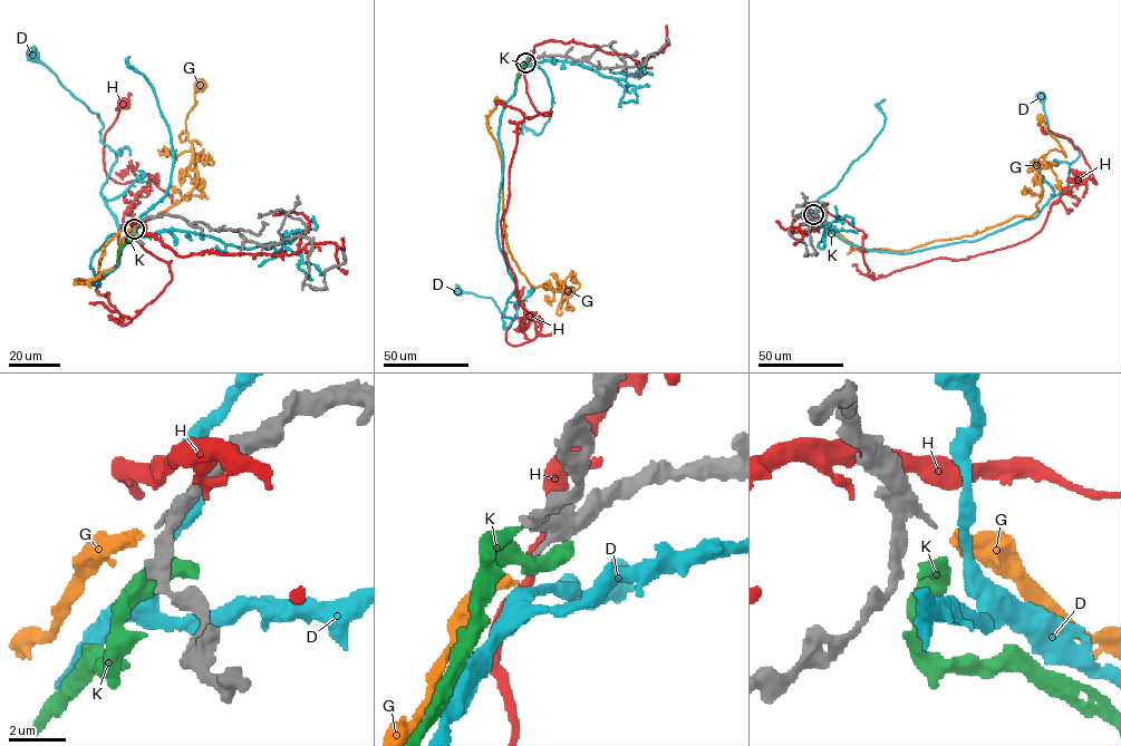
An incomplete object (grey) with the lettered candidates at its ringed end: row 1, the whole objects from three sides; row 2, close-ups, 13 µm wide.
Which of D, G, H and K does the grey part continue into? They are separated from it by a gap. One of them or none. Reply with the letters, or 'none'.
G

